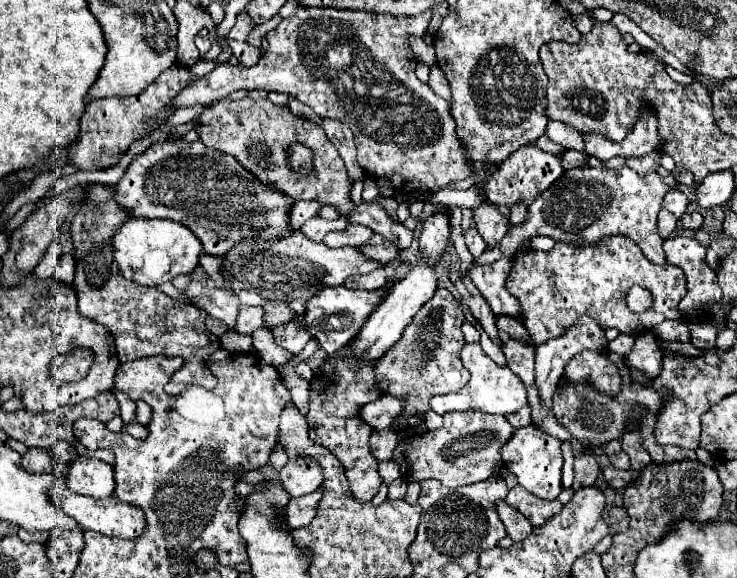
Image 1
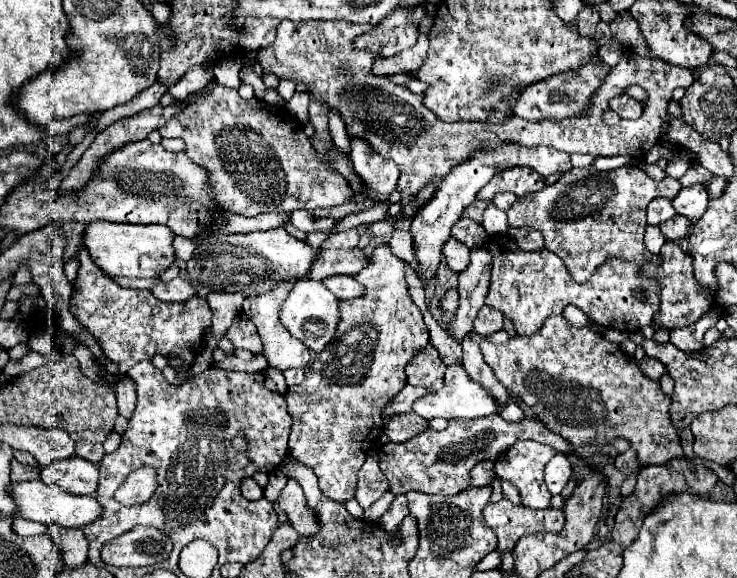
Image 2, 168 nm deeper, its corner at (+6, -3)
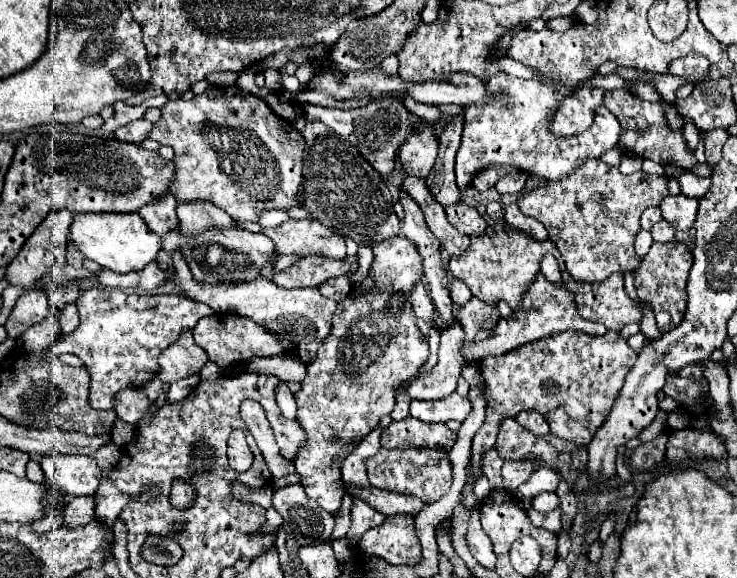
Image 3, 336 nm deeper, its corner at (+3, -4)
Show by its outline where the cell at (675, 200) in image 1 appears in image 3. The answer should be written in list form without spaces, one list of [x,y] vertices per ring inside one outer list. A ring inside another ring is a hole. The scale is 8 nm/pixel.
[[[648,207],[644,213],[642,213],[642,229],[650,229],[654,223],[658,223],[662,219],[662,213],[660,213],[660,207]]]

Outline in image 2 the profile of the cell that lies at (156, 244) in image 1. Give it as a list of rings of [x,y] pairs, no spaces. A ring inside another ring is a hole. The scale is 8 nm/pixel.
[[[91,222],[85,228],[83,244],[89,250],[93,262],[109,276],[127,276],[127,278],[159,278],[173,262],[175,232],[169,226],[135,226],[135,224],[117,224],[117,222]]]

